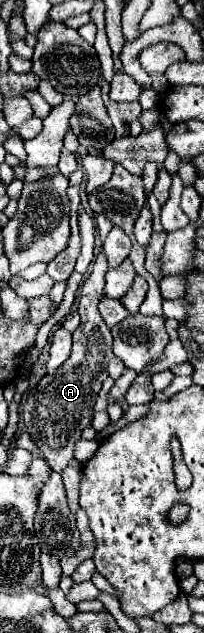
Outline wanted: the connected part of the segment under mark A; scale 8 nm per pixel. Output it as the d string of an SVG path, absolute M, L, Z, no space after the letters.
M97 255L77 295L81 325L73 333L71 357L53 375L45 375L35 389L27 391L23 399L23 419L27 431L55 473L61 473L67 467L67 463L73 459L73 447L81 439L81 429L91 425L93 403L101 391L101 383L107 379L107 363L113 359L113 337L97 311L97 303L105 287L105 273L107 259L105 255Z

